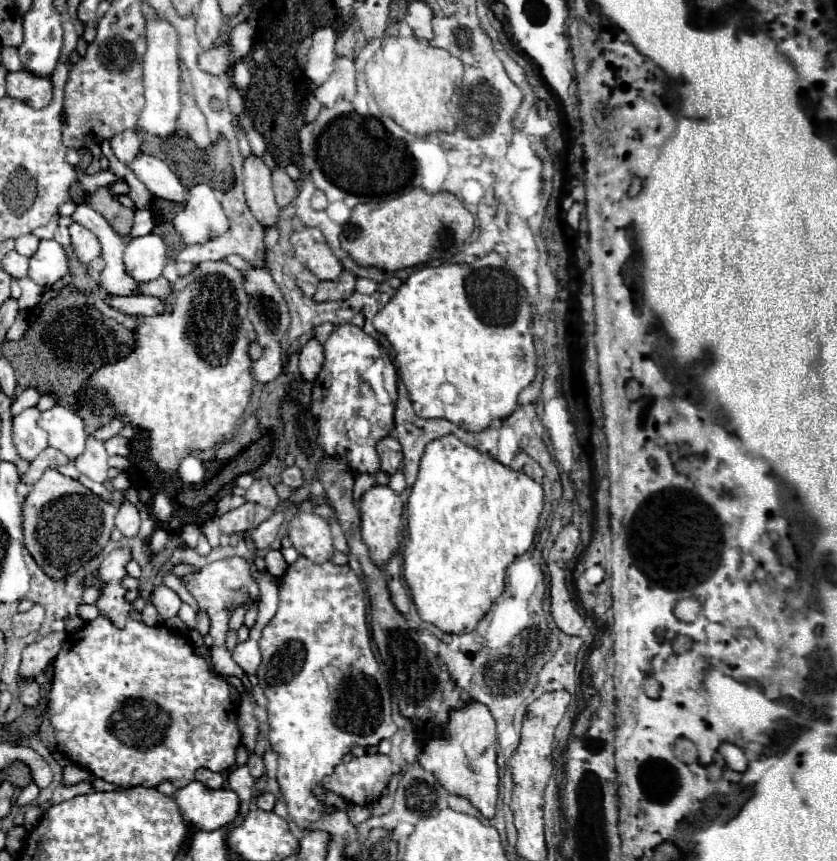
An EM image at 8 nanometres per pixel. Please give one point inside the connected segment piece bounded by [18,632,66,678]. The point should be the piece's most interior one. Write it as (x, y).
(36, 656)

